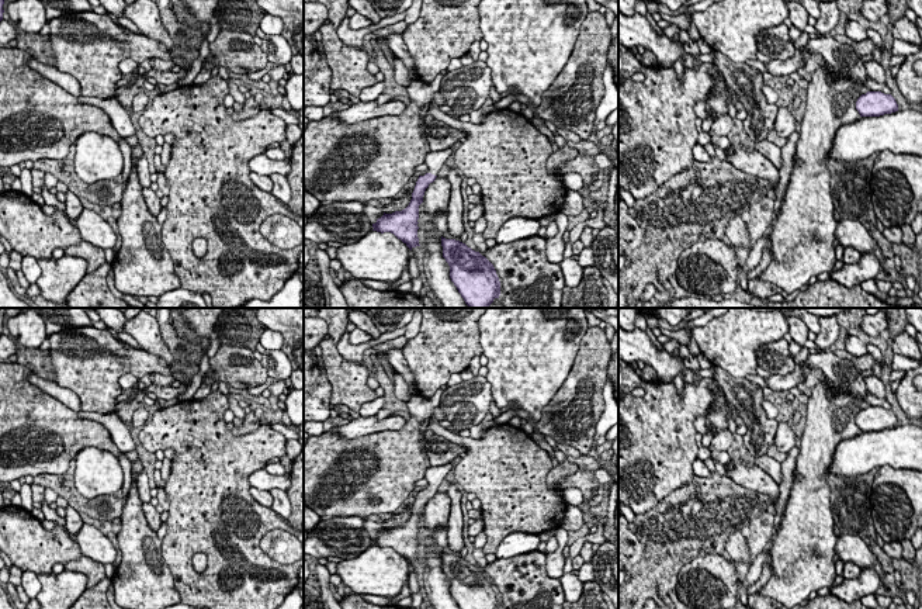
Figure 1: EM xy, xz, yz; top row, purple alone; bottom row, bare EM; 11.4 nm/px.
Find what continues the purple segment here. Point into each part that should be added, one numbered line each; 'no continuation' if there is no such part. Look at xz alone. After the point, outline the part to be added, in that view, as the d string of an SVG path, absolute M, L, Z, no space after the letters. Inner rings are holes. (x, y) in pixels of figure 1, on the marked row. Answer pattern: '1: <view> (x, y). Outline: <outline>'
1: xz (434, 159). Outline: M454 146L443 150L431 150L424 156L424 163L427 165L427 173L437 176L446 160L454 153Z

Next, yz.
no continuation

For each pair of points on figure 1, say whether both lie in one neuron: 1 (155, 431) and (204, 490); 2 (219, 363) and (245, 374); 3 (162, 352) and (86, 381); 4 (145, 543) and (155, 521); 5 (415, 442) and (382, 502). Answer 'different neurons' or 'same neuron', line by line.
1: same neuron
2: same neuron
3: different neurons
4: different neurons
5: same neuron

